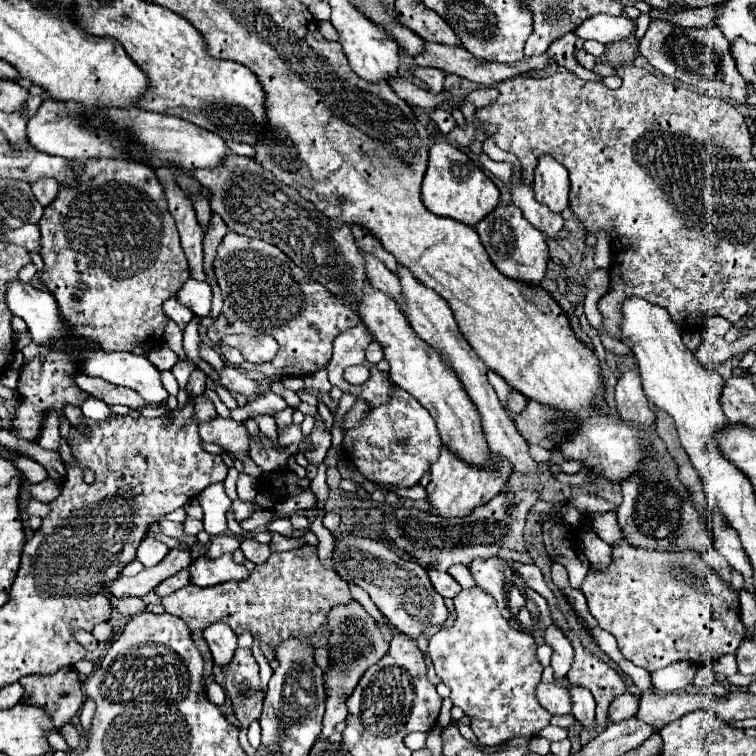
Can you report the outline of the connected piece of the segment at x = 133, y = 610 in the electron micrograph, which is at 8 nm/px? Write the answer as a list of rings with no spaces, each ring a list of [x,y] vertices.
[[[114,596],[110,598],[112,606],[124,614],[124,616],[134,616],[134,614],[140,614],[140,612],[146,612],[148,610],[148,604],[142,600],[142,598],[126,598],[126,600],[114,600]]]

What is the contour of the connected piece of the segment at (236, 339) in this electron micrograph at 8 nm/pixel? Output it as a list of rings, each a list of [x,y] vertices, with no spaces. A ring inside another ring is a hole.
[[[226,336],[220,344],[237,347],[244,358],[254,354],[254,358],[250,358],[254,364],[270,362],[278,352],[278,342],[272,336]]]

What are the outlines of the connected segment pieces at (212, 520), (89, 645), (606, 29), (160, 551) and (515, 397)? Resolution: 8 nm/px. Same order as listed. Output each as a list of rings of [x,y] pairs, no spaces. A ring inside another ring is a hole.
[[[214,484],[210,488],[204,488],[198,494],[198,502],[204,510],[204,530],[210,536],[218,536],[226,532],[226,512],[232,504],[232,500],[224,494],[222,484]]]
[[[76,630],[76,632],[74,632],[74,638],[76,638],[76,642],[82,644],[88,652],[96,650],[96,646],[98,646],[96,638],[94,638],[90,632],[86,632],[86,630]]]
[[[596,14],[584,20],[574,34],[584,40],[596,40],[602,44],[612,44],[616,40],[624,40],[634,32],[634,24],[626,16],[610,16],[610,14]]]
[[[146,536],[146,540],[142,540],[142,544],[138,546],[138,560],[144,564],[144,566],[156,566],[158,562],[164,560],[164,556],[168,554],[168,546],[162,544],[160,540],[156,538],[150,538]]]
[[[512,392],[508,398],[508,408],[512,414],[522,414],[526,410],[526,404],[528,404],[528,400],[520,392]]]

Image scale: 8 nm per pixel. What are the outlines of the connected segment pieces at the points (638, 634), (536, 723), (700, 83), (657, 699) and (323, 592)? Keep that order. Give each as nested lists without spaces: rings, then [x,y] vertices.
[[[622,542],[612,548],[612,564],[606,572],[588,572],[582,582],[582,594],[586,594],[590,614],[598,620],[598,624],[616,636],[624,658],[648,672],[678,660],[710,666],[720,656],[734,654],[744,640],[736,592],[732,592],[726,582],[718,580],[716,572],[702,556],[694,556],[694,552],[642,552]]]
[[[480,586],[456,594],[454,610],[454,626],[440,630],[428,642],[436,674],[452,690],[452,704],[472,718],[470,728],[480,744],[498,746],[510,736],[536,736],[540,728],[548,726],[550,714],[536,700],[542,666],[536,660],[534,638],[514,630],[498,612],[494,598]]]
[[[656,18],[650,22],[648,32],[638,44],[638,50],[662,74],[692,84],[700,92],[714,94],[718,98],[724,96],[734,102],[746,104],[746,94],[750,92],[750,86],[738,74],[728,44],[730,42],[722,36],[716,24],[708,28],[684,28],[668,20]]]
[[[646,692],[642,694],[642,704],[638,710],[640,720],[654,720],[654,724],[668,724],[680,716],[694,712],[698,708],[708,708],[710,696],[702,694],[660,694]]]
[[[298,548],[290,552],[272,552],[264,564],[256,564],[248,580],[228,582],[210,588],[188,584],[186,588],[164,596],[162,606],[166,612],[182,618],[190,630],[204,630],[208,624],[222,620],[236,634],[248,630],[258,634],[262,642],[276,648],[278,642],[290,636],[302,636],[316,648],[316,662],[328,670],[328,646],[326,646],[326,614],[332,606],[348,602],[348,584],[334,572],[320,564],[316,548]]]

